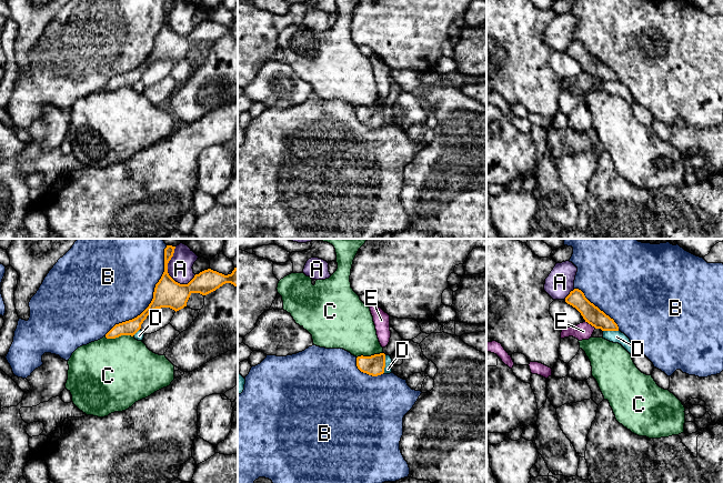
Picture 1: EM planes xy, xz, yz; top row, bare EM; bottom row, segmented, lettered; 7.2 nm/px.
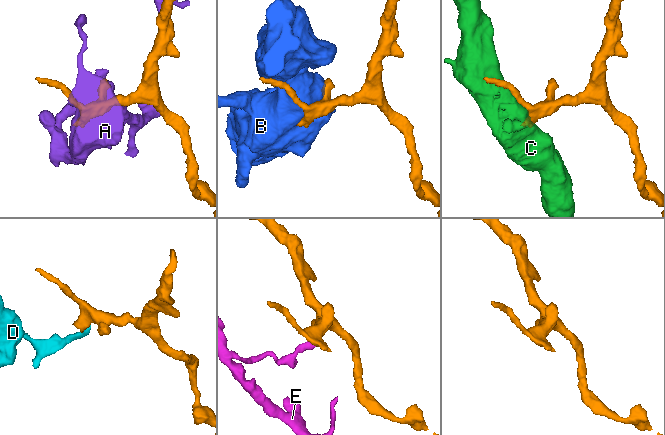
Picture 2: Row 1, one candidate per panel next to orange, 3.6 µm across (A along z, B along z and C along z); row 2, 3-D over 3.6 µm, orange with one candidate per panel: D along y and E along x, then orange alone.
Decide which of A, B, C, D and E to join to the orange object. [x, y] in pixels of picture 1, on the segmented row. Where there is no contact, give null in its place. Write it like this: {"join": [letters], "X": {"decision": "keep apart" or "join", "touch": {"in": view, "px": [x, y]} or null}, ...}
{"join": [], "A": {"decision": "keep apart", "touch": {"in": "xy", "px": [167, 270]}}, "B": {"decision": "keep apart", "touch": {"in": "xy", "px": [153, 298]}}, "C": {"decision": "keep apart", "touch": {"in": "xy", "px": [118, 336]}}, "D": {"decision": "keep apart", "touch": {"in": "xz", "px": [384, 364]}}, "E": {"decision": "keep apart", "touch": {"in": "yz", "px": [591, 324]}}}

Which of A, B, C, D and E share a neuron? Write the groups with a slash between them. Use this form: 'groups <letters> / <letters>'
groups A / B / C / D / E

